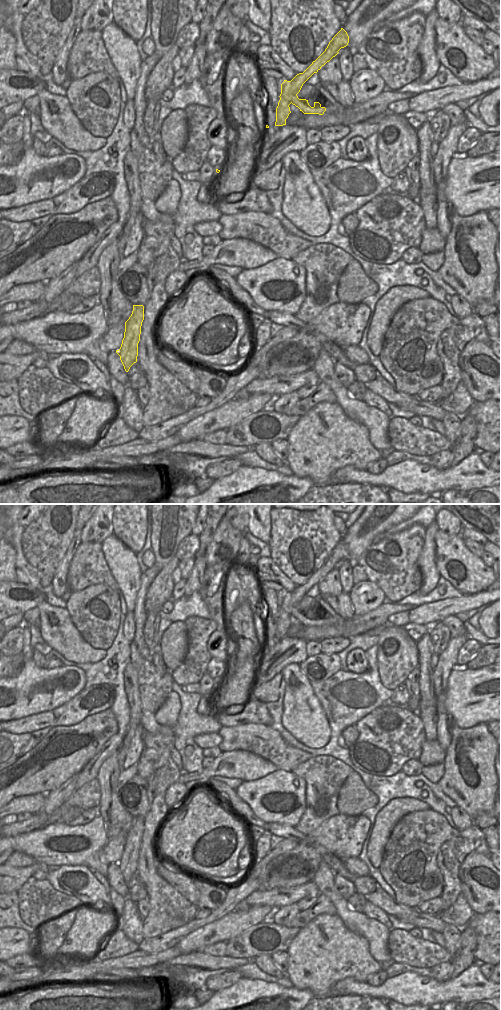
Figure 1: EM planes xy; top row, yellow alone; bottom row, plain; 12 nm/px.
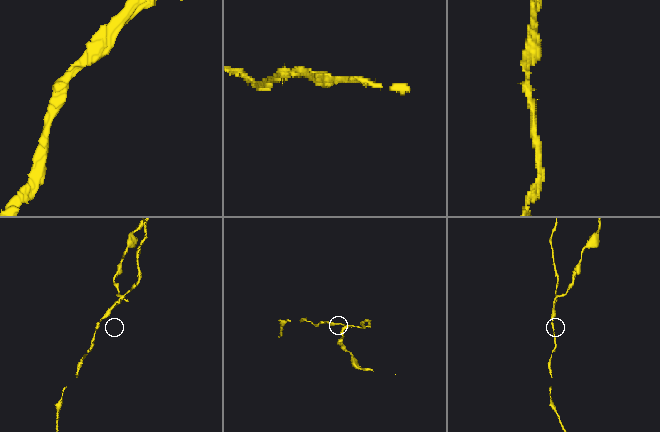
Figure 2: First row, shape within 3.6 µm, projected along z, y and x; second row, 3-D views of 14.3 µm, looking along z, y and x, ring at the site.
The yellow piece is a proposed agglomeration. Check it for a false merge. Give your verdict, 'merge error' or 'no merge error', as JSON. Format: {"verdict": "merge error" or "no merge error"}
{"verdict": "merge error"}

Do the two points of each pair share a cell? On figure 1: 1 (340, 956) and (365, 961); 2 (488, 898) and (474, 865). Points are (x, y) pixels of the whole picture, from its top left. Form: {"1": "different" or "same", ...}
{"1": "same", "2": "same"}

